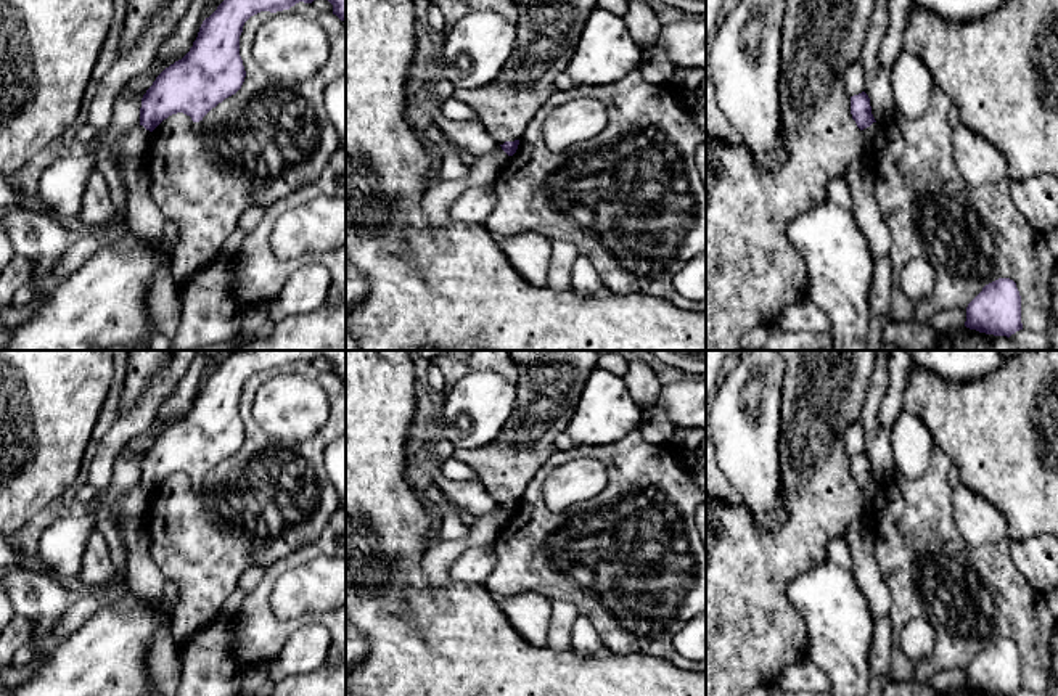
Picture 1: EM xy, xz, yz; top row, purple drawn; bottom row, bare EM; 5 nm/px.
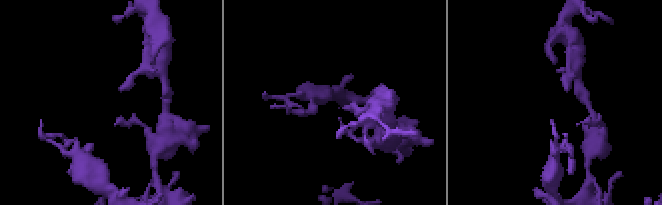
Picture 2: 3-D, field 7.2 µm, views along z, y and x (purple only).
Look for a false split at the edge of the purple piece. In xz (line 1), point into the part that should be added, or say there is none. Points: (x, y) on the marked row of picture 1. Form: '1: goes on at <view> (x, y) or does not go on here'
1: does not go on here

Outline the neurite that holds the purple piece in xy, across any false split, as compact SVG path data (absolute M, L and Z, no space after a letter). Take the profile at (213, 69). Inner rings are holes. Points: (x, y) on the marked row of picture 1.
M223 0L203 21L190 51L166 68L141 98L140 125L153 132L164 119L183 113L193 122L235 95L246 77L240 56L244 23L260 11L283 11L314 0Z

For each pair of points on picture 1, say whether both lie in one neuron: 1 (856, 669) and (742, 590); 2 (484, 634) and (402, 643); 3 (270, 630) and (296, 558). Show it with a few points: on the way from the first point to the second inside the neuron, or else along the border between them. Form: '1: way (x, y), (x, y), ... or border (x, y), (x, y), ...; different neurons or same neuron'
1: border (791, 603), (806, 626), (809, 655); different neurons
2: way (463, 634), (423, 634); same neuron
3: way (262, 611), (262, 592), (277, 571); same neuron

